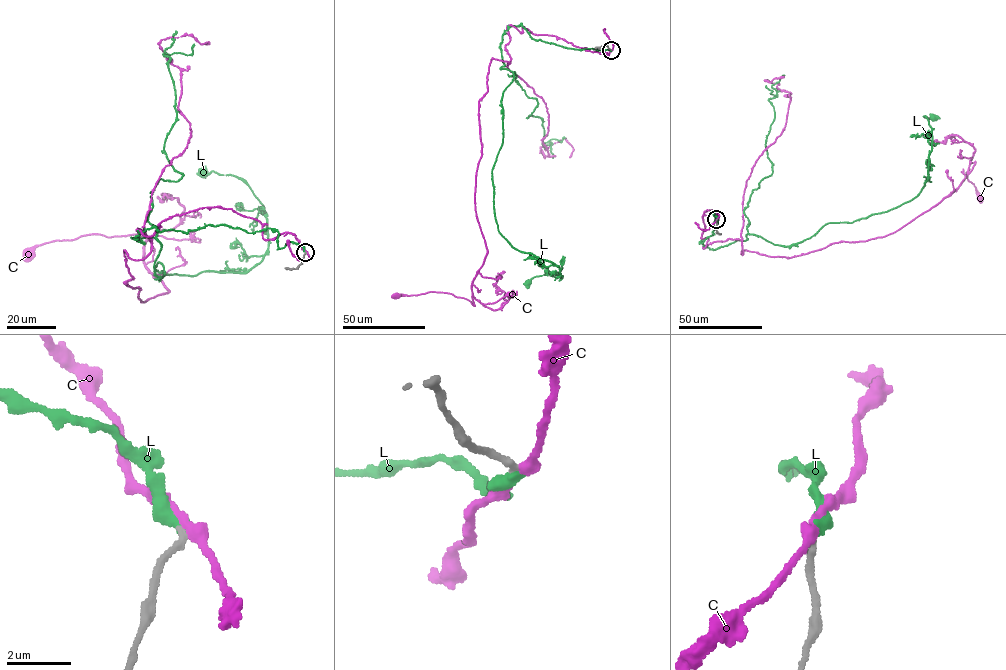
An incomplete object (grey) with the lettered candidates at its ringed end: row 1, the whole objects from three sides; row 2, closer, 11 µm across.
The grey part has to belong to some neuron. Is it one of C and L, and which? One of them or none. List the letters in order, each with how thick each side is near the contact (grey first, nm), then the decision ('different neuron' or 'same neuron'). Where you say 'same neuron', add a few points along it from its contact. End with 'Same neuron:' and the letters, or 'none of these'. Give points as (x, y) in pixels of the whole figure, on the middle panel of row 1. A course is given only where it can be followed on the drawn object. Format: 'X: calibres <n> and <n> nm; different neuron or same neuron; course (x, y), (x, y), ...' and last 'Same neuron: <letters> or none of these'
C: calibres 220 and 300 nm; different neuron
L: calibres 220 and 340 nm; same neuron; course (611, 50), (535, 40), (520, 23), (502, 37), (513, 79), (494, 213), (513, 247), (562, 276), (528, 281)
Same neuron: L

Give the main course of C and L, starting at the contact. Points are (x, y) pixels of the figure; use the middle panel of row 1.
C: (612, 50), (508, 26), (510, 62), (492, 58), (479, 103), (474, 197), (487, 252), (474, 305), (395, 295)
L: (611, 50), (535, 40), (520, 23), (502, 37), (513, 79), (494, 213), (513, 247), (562, 276), (528, 281)

